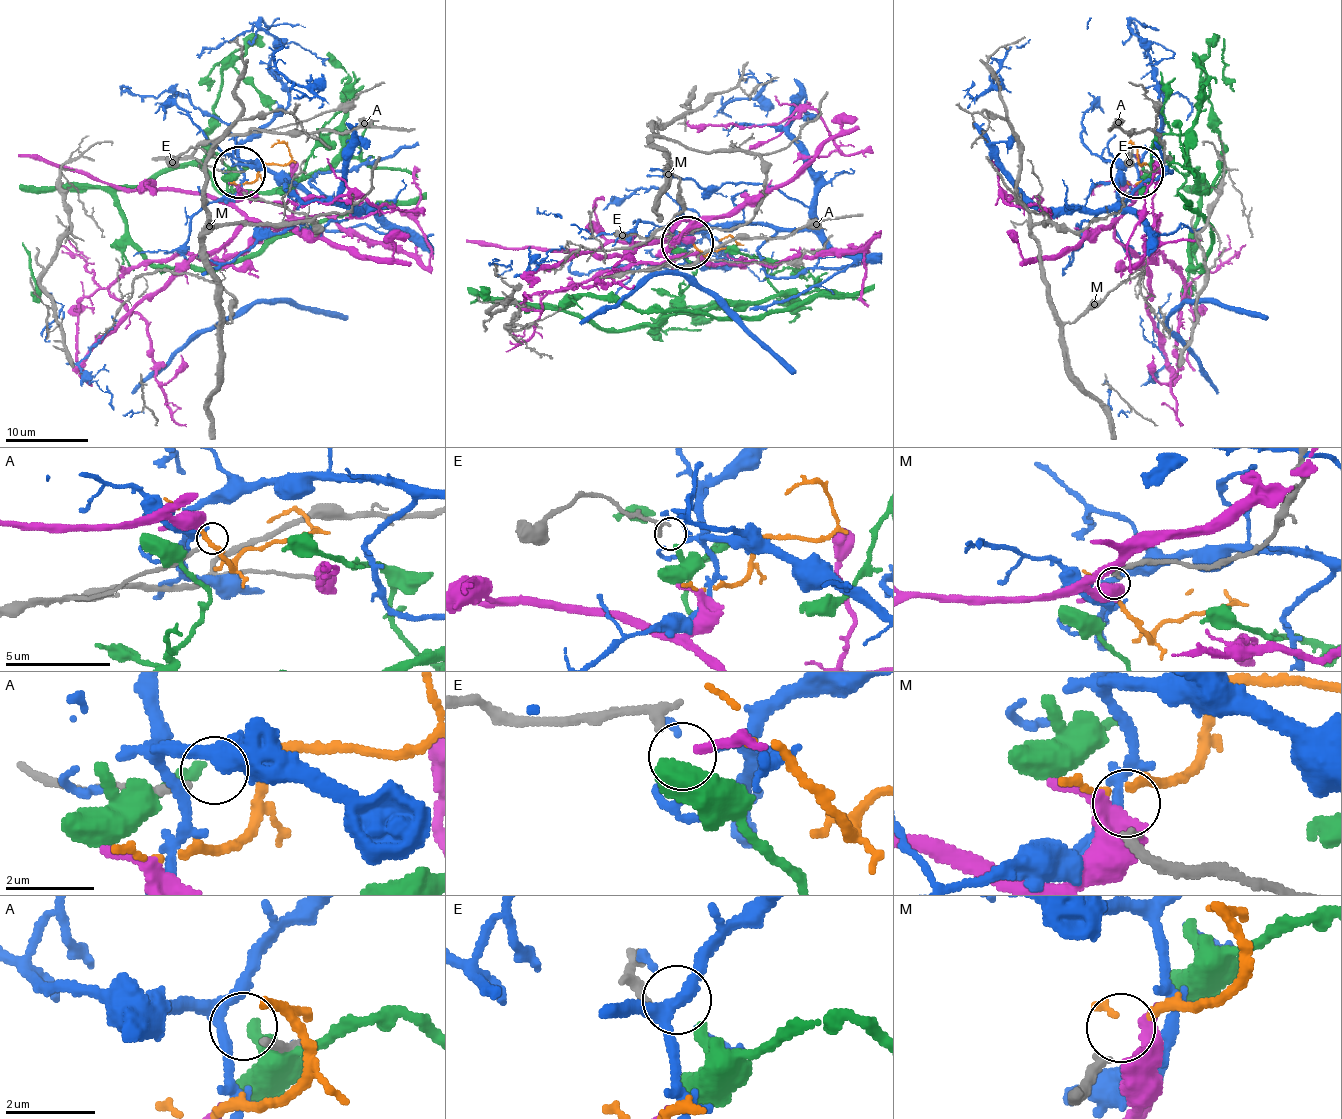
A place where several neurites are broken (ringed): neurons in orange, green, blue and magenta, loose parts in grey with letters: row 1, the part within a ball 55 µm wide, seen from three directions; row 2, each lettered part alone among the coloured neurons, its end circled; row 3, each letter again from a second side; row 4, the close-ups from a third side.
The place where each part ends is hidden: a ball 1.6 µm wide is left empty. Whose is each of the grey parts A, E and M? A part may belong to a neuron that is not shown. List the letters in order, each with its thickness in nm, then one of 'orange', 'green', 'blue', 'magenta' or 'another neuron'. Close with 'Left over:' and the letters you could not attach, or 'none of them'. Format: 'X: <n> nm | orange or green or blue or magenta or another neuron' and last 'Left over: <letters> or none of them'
A: 180 nm | another neuron
E: 220 nm | another neuron
M: 240 nm | orange
Left over: A, E

